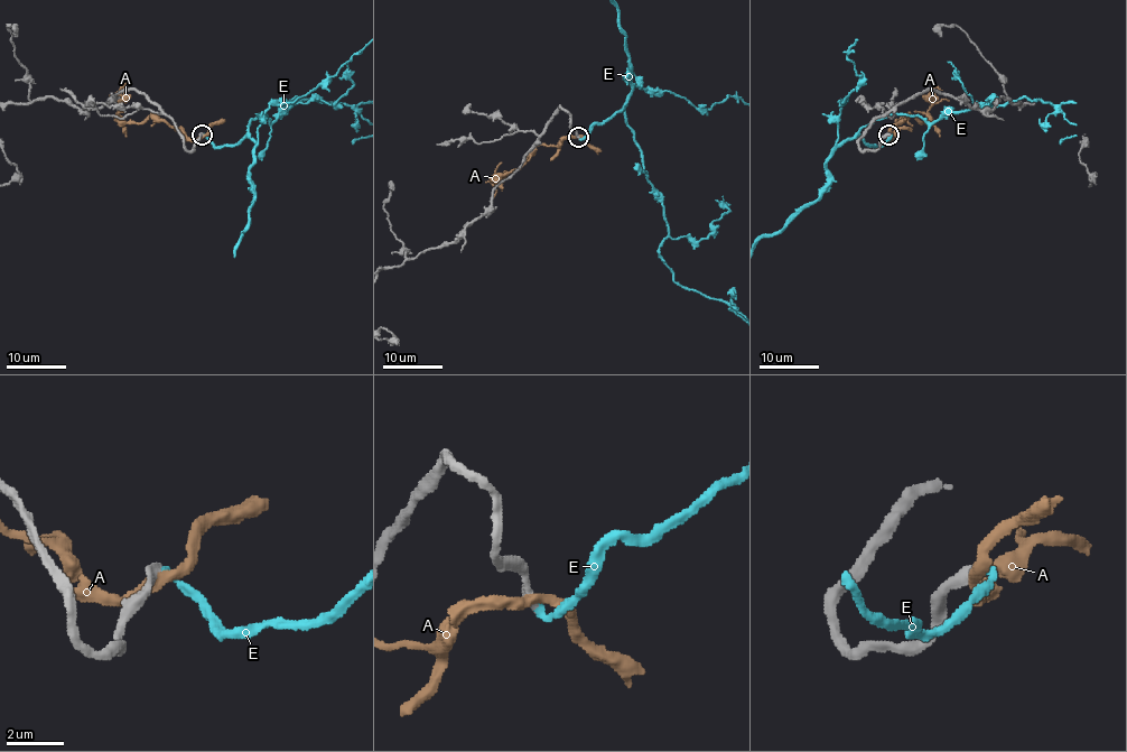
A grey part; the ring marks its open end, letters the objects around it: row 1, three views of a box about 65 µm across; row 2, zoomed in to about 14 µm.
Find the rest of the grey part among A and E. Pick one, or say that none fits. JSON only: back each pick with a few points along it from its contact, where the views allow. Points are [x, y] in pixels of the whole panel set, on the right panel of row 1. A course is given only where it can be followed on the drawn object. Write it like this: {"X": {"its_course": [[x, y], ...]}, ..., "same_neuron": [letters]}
{"same_neuron": ["E"]}

